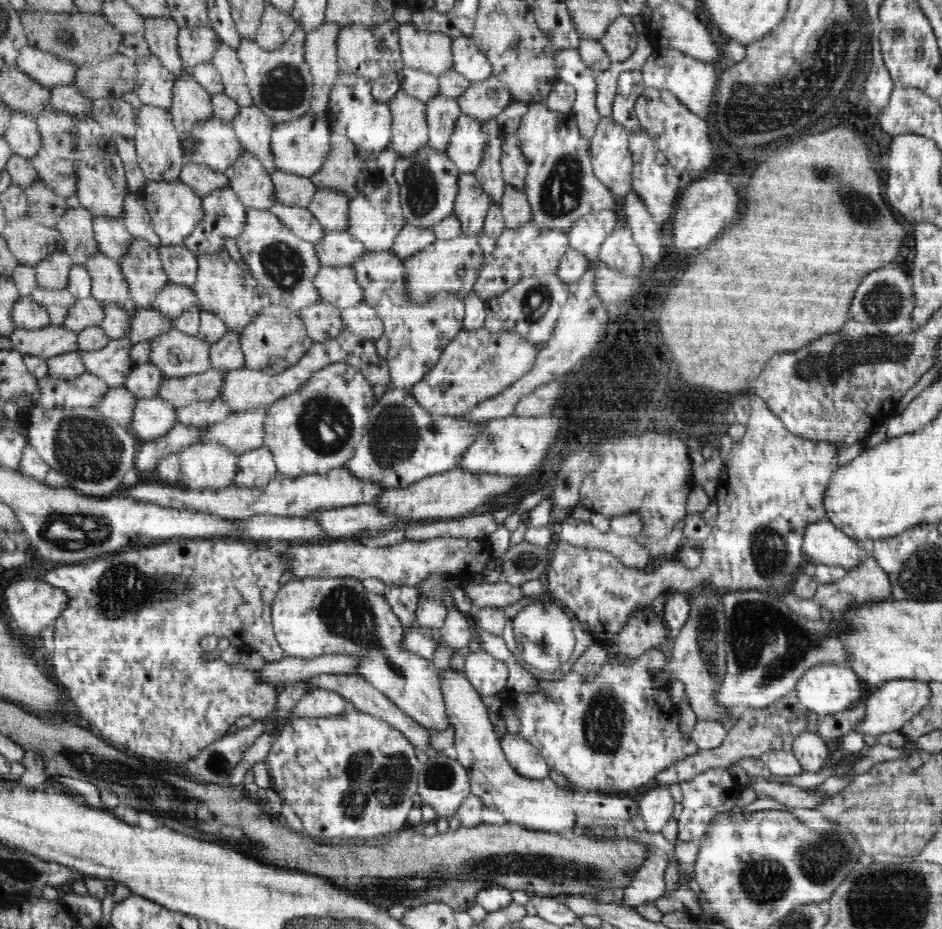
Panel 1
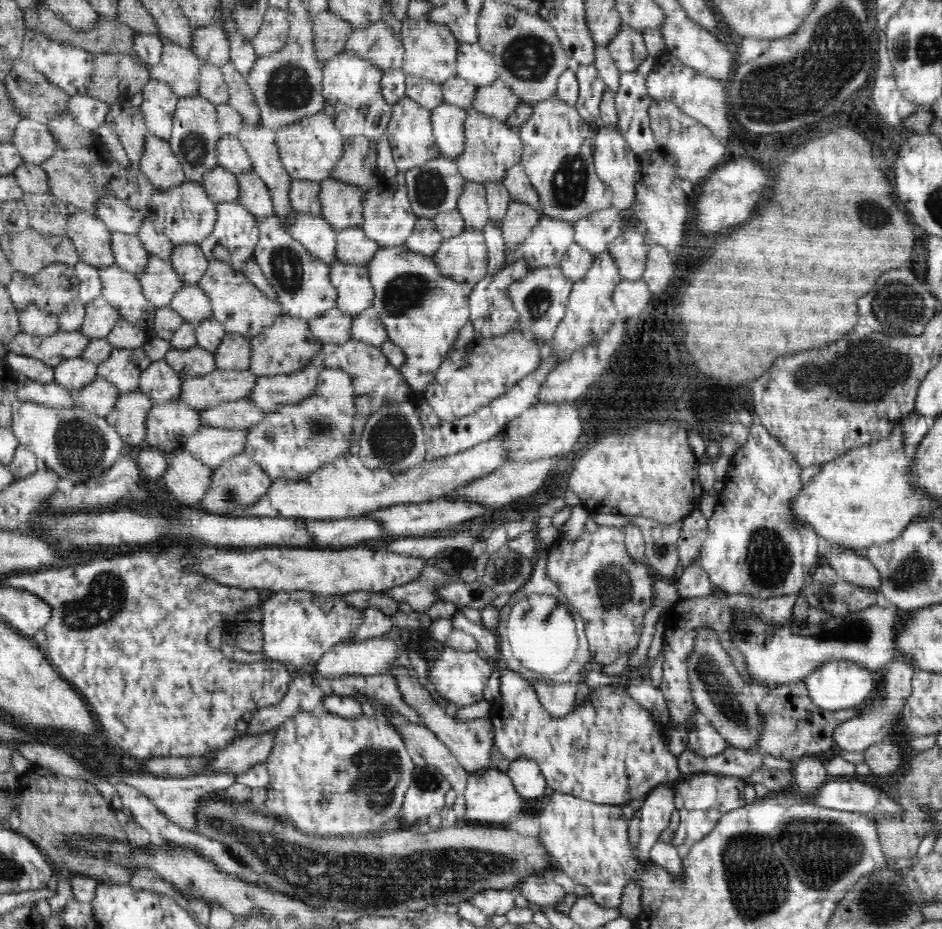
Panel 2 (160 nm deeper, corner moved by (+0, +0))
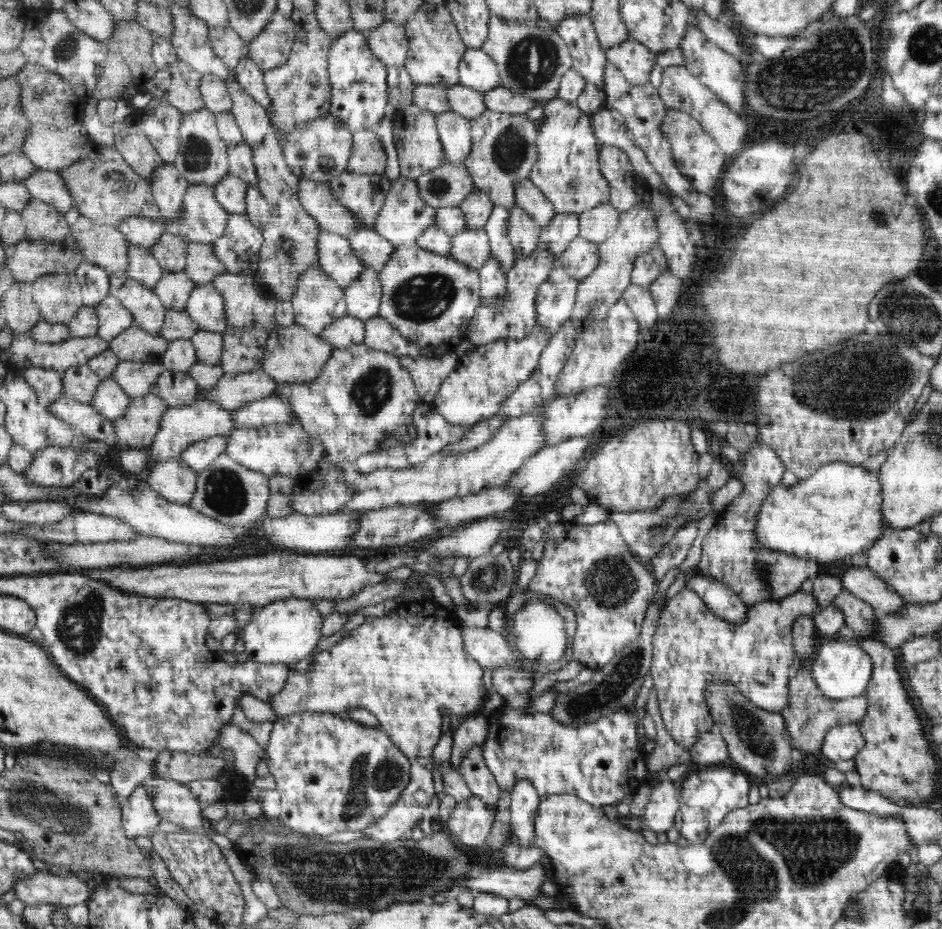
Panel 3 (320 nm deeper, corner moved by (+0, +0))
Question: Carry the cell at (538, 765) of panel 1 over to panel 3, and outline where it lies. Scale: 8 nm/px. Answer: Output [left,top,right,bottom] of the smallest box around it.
[510,778,540,848]

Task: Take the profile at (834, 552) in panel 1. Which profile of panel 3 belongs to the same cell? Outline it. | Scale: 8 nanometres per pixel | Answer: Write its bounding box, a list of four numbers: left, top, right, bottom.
[841,567,905,614]

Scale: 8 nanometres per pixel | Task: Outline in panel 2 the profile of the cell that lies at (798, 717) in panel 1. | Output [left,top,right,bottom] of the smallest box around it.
[756,680,859,761]

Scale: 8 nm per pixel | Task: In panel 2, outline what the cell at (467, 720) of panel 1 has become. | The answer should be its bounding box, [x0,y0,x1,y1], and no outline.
[462,764,546,826]

